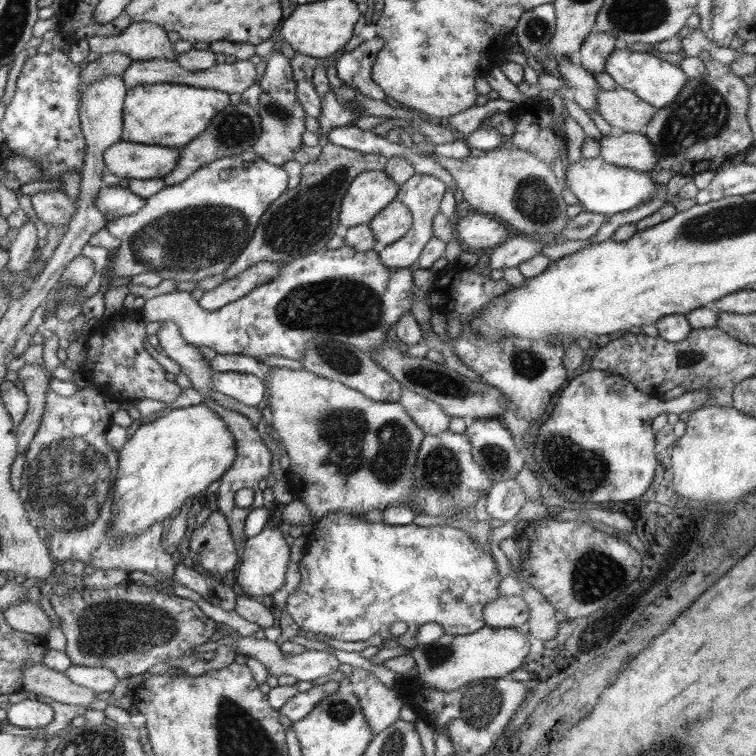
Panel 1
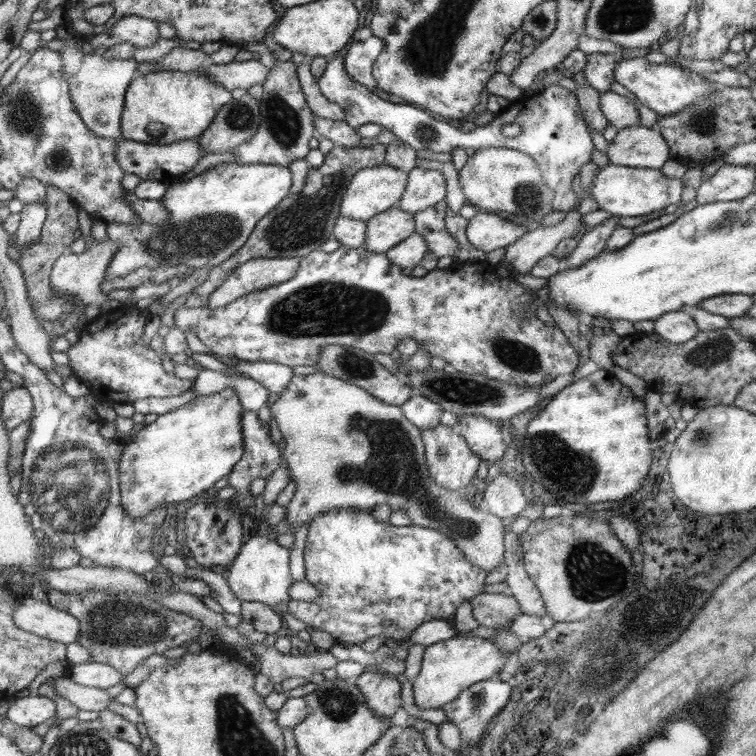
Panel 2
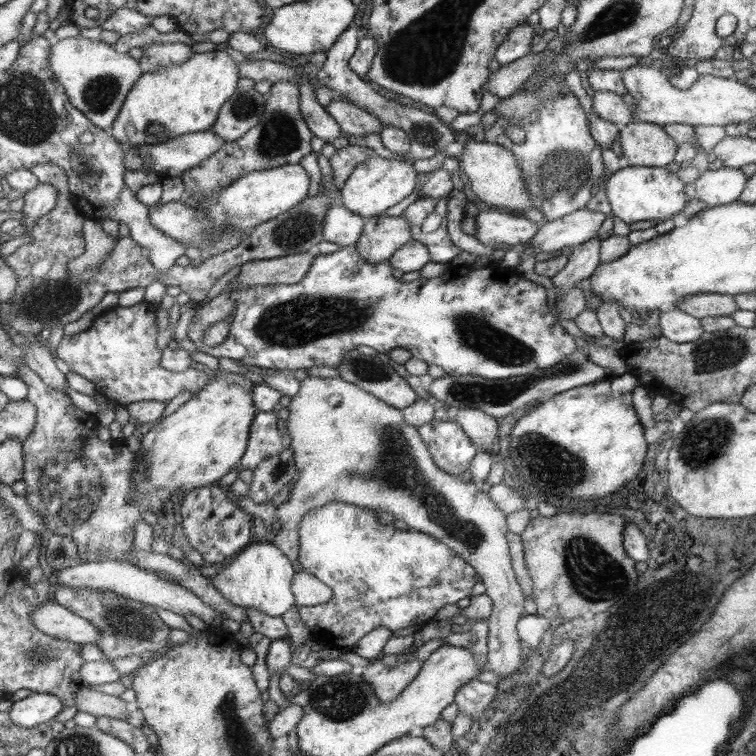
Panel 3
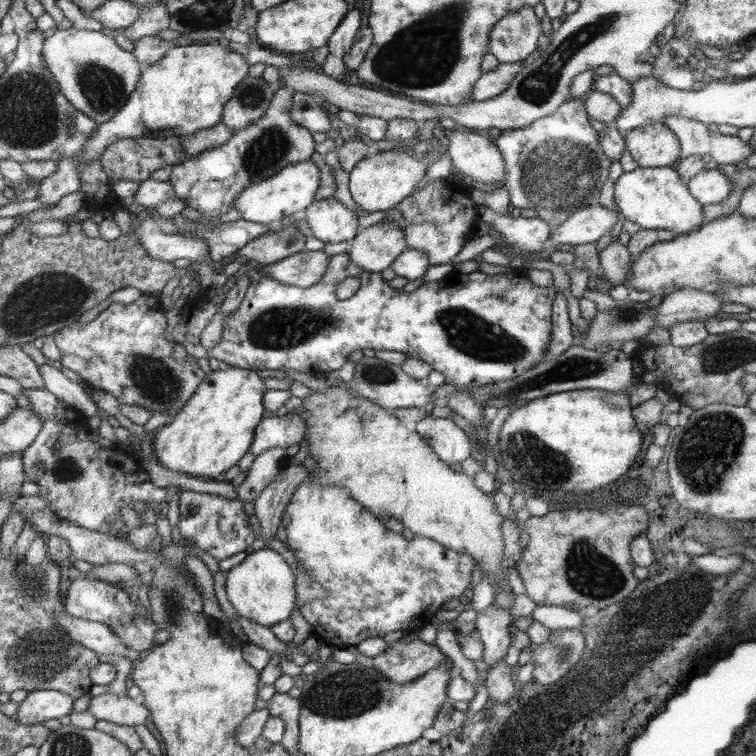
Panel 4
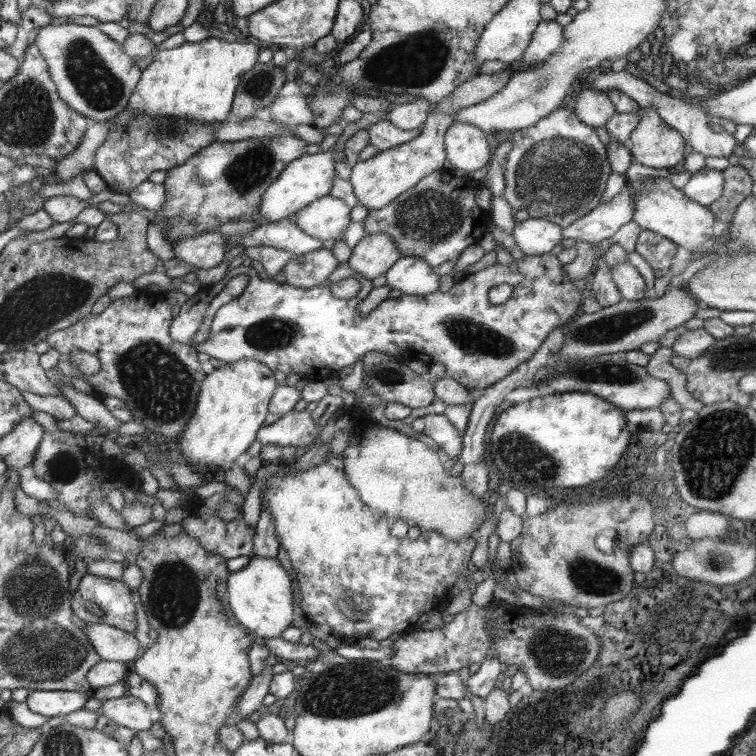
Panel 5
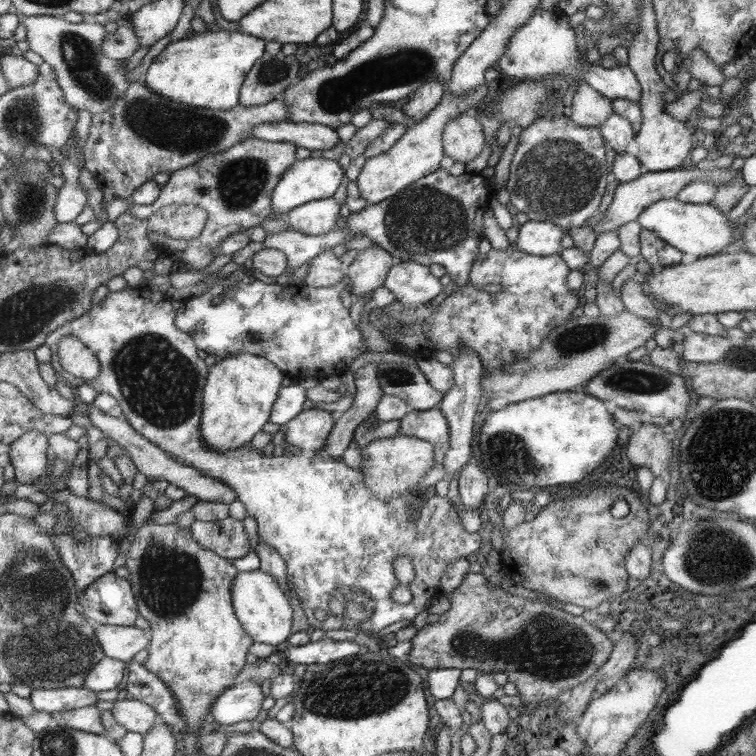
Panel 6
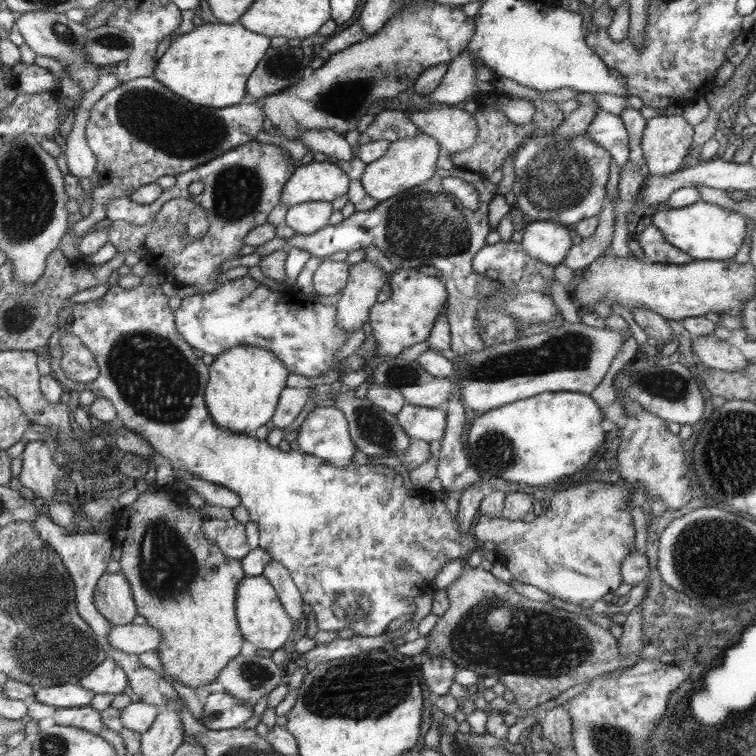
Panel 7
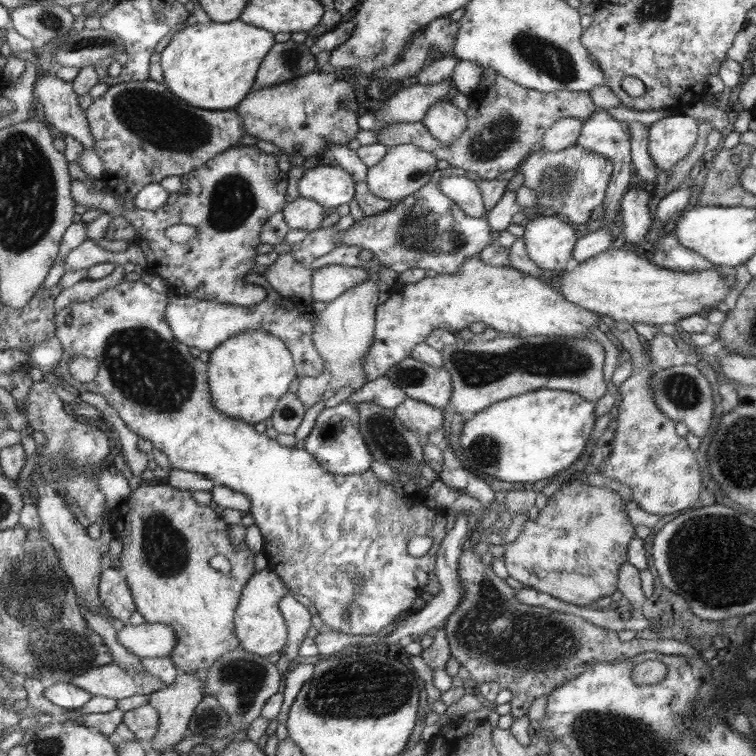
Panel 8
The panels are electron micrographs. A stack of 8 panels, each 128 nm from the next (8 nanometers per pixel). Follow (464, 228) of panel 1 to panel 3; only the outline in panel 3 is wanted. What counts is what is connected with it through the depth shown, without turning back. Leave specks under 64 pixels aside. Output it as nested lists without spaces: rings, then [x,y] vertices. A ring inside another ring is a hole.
[[[491,208],[479,210],[475,216],[477,234],[475,238],[482,244],[497,249],[500,243],[527,244],[539,233],[539,223],[523,218],[514,218],[503,210]]]

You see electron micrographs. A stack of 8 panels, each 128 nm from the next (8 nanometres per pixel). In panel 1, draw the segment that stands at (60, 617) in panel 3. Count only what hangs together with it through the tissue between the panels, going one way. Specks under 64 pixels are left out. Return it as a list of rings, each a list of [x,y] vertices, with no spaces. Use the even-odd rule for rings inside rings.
[[[32,601],[15,602],[3,613],[12,627],[28,635],[45,638],[52,628],[52,620],[48,614],[42,610],[41,605]]]

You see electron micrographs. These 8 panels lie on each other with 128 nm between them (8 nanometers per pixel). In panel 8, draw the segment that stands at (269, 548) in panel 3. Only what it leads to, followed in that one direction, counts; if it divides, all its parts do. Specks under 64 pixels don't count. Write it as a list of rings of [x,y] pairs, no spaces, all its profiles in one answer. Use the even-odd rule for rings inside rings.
[[[266,567],[256,571],[248,581],[240,598],[239,608],[236,609],[236,634],[243,642],[242,648],[262,657],[268,657],[276,652],[281,652],[286,645],[287,620],[279,609],[279,602],[288,594],[288,588],[283,579],[272,568]]]

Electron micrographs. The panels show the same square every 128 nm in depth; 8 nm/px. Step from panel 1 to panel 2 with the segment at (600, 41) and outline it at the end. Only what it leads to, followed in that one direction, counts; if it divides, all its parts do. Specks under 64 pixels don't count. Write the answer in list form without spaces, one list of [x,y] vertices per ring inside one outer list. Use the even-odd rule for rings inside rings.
[[[600,52],[588,54],[583,69],[584,78],[598,92],[608,92],[615,81],[614,68],[616,68],[616,64],[616,58],[613,54]]]

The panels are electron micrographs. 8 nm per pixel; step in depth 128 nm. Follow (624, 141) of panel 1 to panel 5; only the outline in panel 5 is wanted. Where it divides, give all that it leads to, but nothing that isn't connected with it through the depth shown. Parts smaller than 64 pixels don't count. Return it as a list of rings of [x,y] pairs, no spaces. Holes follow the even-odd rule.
[[[646,107],[638,128],[631,134],[630,152],[634,160],[650,168],[670,168],[686,156],[686,144],[680,131],[660,118],[656,109]]]

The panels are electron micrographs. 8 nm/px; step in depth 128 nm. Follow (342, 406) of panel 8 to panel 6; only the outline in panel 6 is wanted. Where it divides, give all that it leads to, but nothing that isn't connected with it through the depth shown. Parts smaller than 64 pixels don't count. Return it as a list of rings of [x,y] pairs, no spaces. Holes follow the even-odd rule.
[[[320,409],[303,410],[298,417],[280,425],[284,440],[298,446],[304,453],[320,452],[336,421],[333,412]]]

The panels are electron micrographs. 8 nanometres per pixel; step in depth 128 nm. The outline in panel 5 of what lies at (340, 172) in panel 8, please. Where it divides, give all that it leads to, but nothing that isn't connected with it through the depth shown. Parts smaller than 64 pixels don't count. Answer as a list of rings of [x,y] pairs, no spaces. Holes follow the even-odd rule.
[[[333,146],[325,152],[320,150],[316,154],[305,154],[292,161],[263,195],[260,206],[261,216],[272,222],[284,221],[312,202],[329,196],[337,177],[333,159],[335,152],[336,146]]]

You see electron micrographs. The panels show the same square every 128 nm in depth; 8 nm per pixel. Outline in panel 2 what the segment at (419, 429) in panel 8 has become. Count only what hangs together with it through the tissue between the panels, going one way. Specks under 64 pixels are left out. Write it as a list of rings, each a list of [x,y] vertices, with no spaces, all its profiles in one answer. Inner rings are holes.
[[[442,423],[432,429],[422,430],[422,438],[426,444],[427,468],[434,482],[452,491],[462,491],[470,486],[471,480],[476,478],[481,458],[471,449],[467,439],[456,428]]]

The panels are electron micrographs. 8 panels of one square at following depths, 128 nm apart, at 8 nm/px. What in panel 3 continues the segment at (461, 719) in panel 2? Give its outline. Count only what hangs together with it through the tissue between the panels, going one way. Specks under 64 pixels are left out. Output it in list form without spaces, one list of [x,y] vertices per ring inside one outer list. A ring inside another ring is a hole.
[[[478,679],[464,685],[455,698],[460,713],[472,714],[472,720],[476,720],[476,716],[480,716],[496,696],[496,688],[492,686],[494,683],[486,684]]]

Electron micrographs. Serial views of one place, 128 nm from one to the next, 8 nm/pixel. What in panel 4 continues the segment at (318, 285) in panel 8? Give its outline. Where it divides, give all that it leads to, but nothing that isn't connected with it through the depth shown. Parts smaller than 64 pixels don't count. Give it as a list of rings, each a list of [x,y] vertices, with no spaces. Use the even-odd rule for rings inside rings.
[[[302,251],[277,264],[264,268],[276,281],[290,286],[314,286],[322,280],[328,271],[332,257],[322,251]]]

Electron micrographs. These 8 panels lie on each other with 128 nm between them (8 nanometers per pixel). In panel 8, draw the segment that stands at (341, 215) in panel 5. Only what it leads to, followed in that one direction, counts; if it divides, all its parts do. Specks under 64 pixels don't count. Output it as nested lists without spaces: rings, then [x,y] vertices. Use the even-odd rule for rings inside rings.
[[[300,196],[281,210],[281,214],[290,229],[310,232],[320,228],[324,208],[318,202]]]

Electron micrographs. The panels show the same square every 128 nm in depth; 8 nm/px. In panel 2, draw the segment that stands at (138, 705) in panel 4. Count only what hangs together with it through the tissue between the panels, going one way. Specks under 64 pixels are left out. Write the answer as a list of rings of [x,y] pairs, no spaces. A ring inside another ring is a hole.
[[[63,675],[52,682],[55,682],[53,685],[55,690],[79,710],[100,713],[107,710],[110,703],[115,700],[108,695],[107,690],[78,685],[68,675]]]

